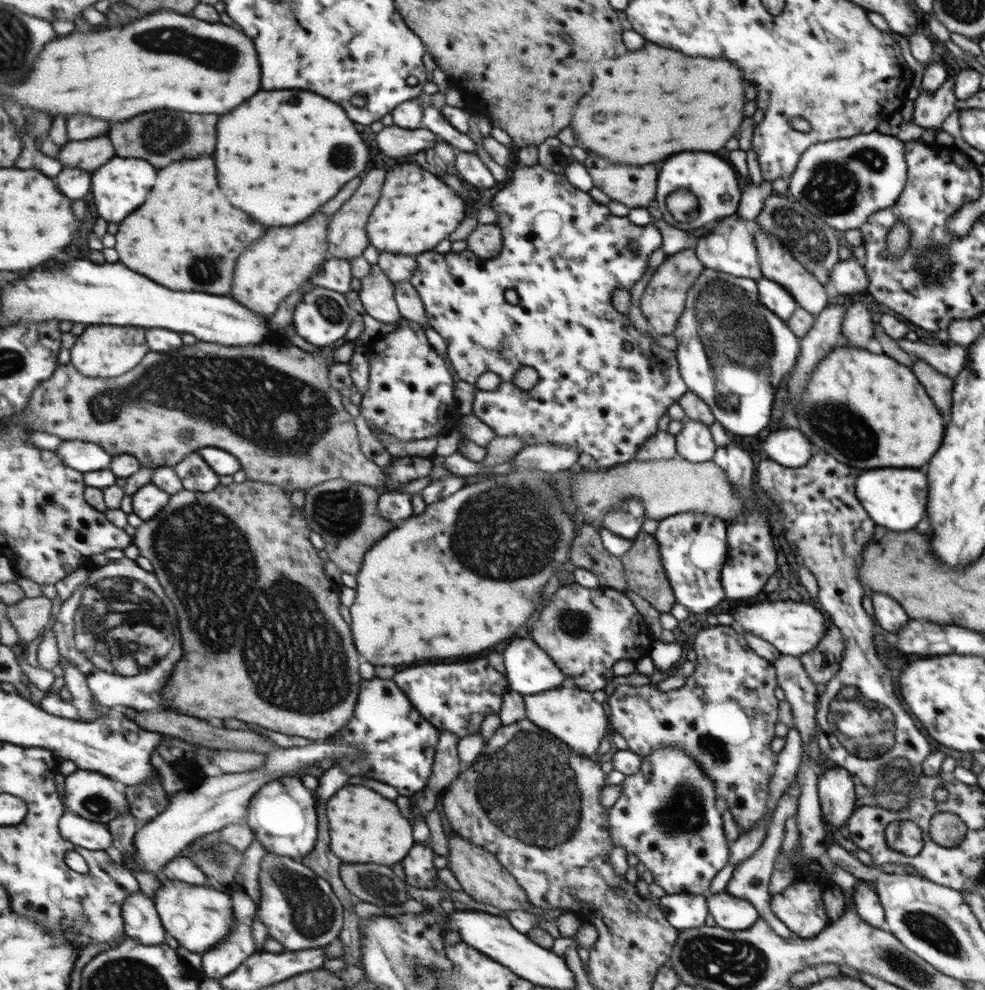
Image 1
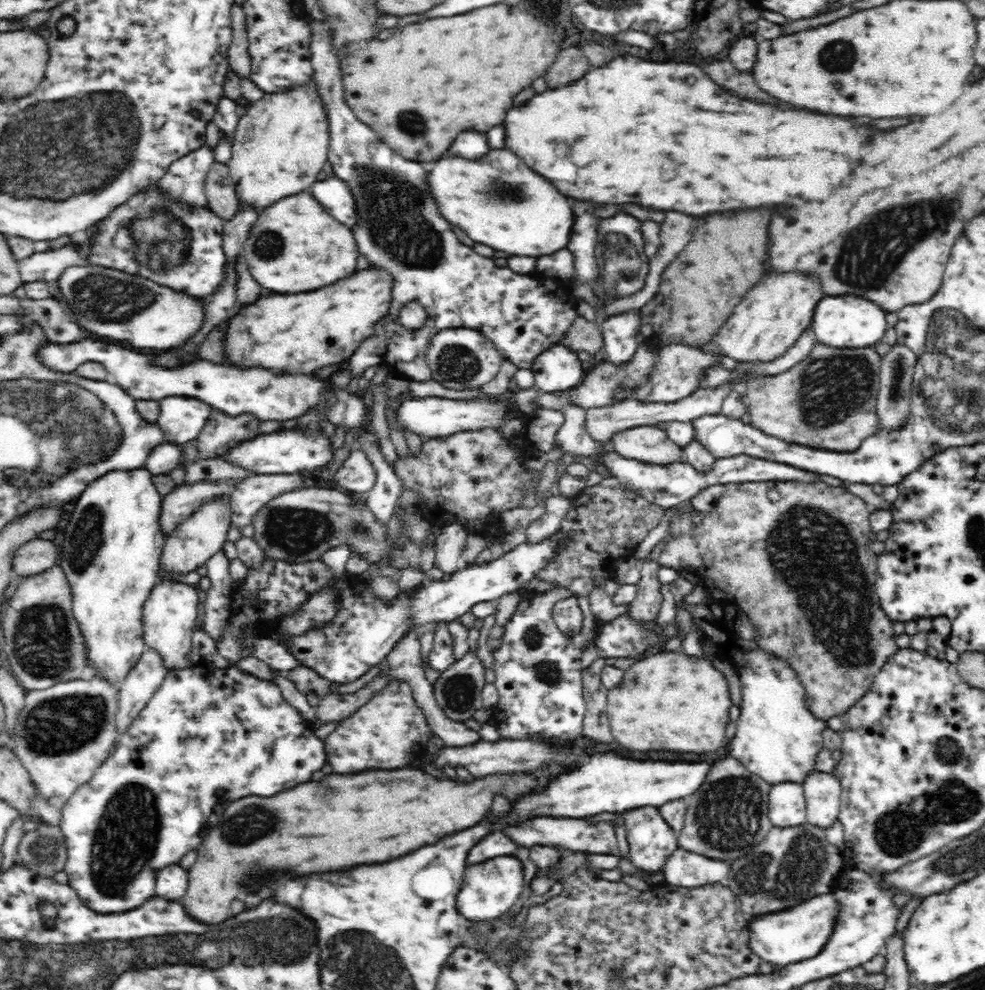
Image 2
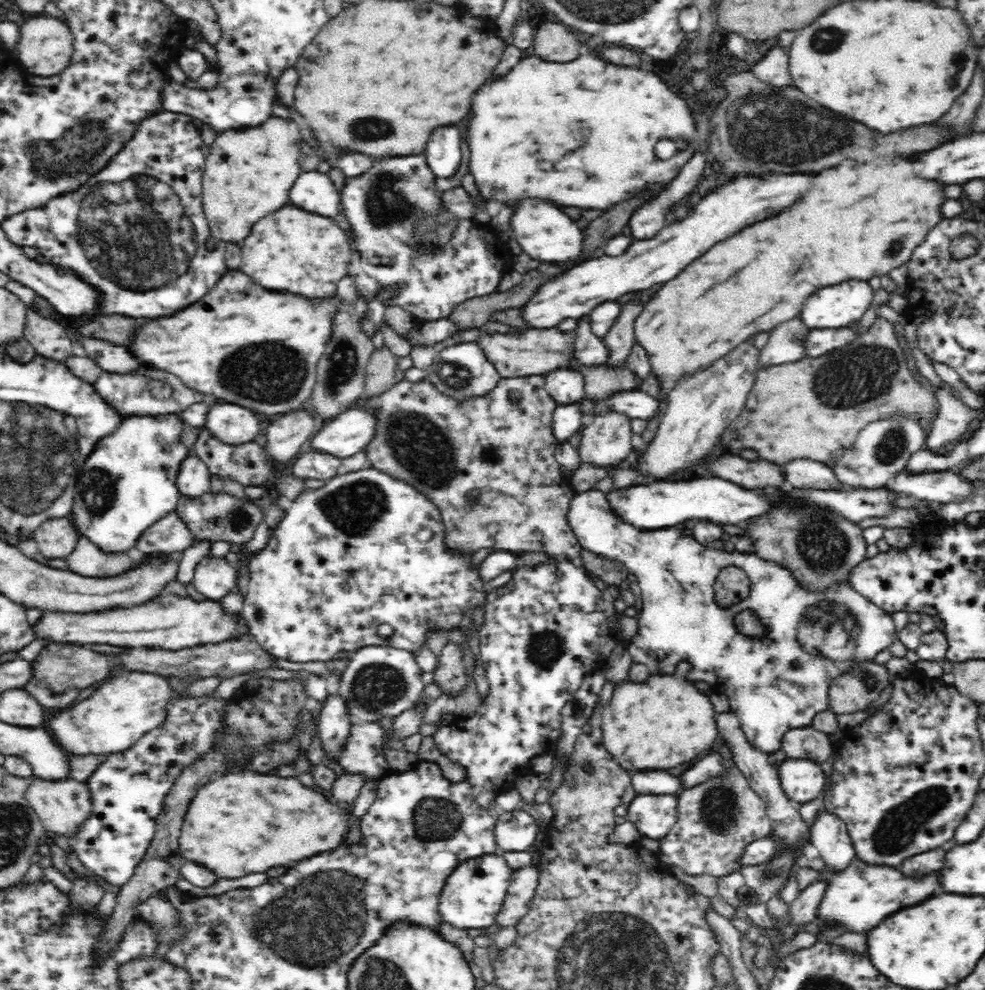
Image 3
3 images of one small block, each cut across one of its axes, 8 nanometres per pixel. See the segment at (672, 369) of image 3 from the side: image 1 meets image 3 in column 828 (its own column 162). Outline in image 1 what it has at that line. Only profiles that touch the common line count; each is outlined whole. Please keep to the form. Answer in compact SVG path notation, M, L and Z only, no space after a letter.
M197 158L197 160L175 162L175 164L171 164L171 166L167 166L167 168L163 168L163 170L159 172L159 182L155 184L155 190L151 192L151 198L147 198L147 206L143 206L143 210L137 210L135 214L131 214L131 218L127 218L127 222L121 222L121 228L119 228L115 235L115 247L119 251L121 263L131 267L131 270L139 274L147 275L164 287L176 291L206 292L207 294L227 296L232 292L234 285L233 278L235 278L235 266L237 266L239 256L243 254L243 250L245 250L247 246L251 246L251 244L253 244L257 238L261 238L265 232L267 232L267 230L265 230L263 224L255 222L251 216L243 214L243 210L235 208L235 206L223 196L223 190L221 190L219 180L217 180L217 166L215 166L215 160L213 160L213 158Z

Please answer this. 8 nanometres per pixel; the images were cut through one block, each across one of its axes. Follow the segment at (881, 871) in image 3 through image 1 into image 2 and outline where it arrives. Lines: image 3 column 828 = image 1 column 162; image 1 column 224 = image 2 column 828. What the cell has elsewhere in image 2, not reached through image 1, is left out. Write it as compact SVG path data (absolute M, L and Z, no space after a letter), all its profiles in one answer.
M831 891L828 894L814 896L807 902L782 913L752 918L751 948L762 960L773 965L784 966L814 958L822 953L824 946L830 941L840 914L841 903Z

